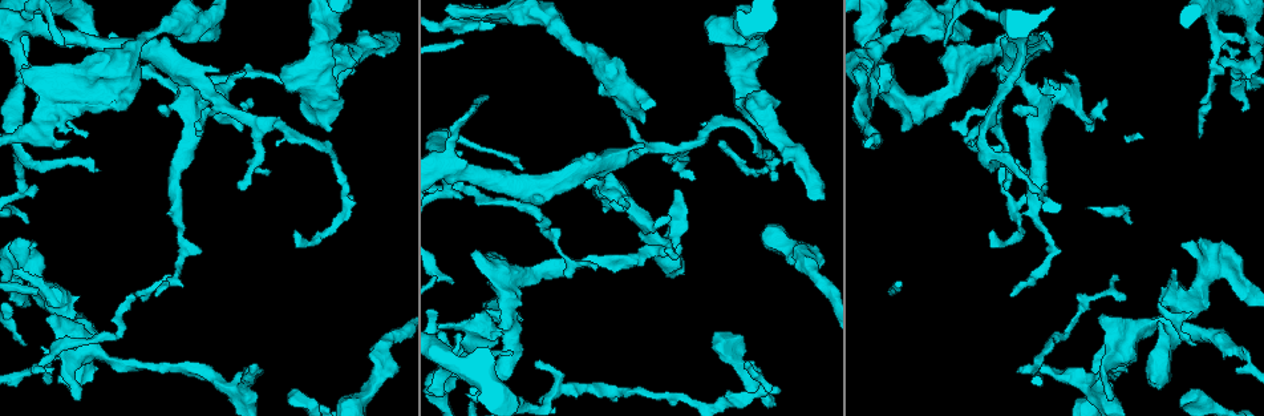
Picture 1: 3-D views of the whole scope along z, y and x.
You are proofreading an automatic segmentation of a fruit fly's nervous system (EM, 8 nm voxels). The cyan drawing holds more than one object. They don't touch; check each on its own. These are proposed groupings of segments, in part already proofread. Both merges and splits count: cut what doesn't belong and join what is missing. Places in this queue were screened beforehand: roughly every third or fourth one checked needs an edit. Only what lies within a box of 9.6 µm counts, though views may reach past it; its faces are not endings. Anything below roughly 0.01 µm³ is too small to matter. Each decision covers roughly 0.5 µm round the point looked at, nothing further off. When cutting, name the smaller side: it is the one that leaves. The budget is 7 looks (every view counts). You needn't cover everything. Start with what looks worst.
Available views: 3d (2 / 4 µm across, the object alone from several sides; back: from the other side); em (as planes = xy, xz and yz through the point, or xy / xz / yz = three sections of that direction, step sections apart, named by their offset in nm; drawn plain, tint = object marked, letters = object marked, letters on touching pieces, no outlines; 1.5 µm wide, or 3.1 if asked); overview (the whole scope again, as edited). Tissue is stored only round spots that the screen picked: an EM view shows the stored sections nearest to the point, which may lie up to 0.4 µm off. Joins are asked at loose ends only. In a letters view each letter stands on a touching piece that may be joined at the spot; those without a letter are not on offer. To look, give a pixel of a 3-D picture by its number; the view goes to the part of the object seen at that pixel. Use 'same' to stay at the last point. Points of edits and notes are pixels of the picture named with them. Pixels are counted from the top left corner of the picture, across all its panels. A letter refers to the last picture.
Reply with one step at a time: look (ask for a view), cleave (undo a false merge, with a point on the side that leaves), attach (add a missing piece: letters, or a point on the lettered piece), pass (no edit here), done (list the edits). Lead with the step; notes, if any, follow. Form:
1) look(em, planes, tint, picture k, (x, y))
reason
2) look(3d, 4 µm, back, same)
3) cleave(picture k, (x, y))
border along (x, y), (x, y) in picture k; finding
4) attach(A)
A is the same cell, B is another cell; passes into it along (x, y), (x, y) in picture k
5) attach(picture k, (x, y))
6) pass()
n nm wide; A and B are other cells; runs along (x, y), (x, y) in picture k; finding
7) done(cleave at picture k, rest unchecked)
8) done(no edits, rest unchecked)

look(3d, 2 µm, picture 1, (596, 269))
thin end

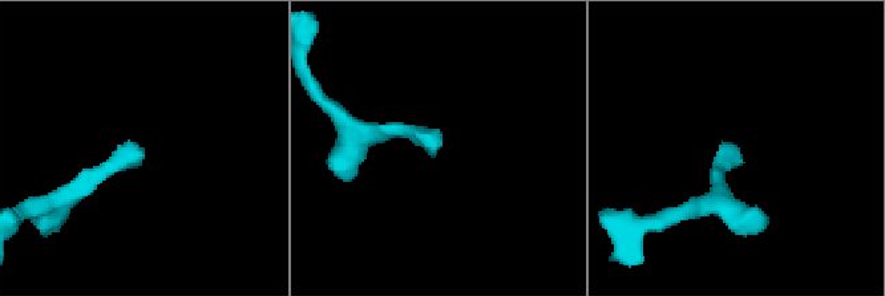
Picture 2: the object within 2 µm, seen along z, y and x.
look(em, xy, step 8, letters, picture 2, (737, 164))

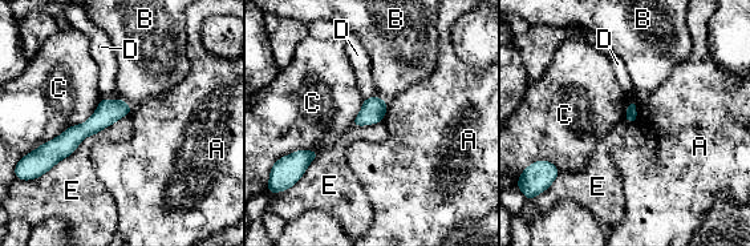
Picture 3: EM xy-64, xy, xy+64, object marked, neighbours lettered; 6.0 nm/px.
pass()
A, B, C, D and E are other cells; runs along (126, 109), (45, 148) in picture 3; no lettered piece goes on from it

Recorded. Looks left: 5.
look(em, planes, letters, picture 1, (744, 366))
tapers out

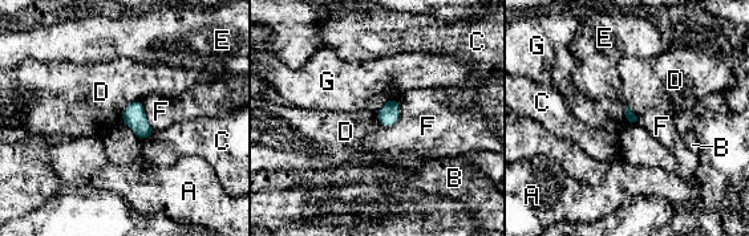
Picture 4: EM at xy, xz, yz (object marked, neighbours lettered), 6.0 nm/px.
pass()
A, B, C, D, E, F and G are other cells; border along (141, 100), (130, 102), (121, 119) in picture 4; none of them fits

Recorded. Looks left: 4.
look(em, yz, step 8, tint, picture 1, (1208, 60))
an open end

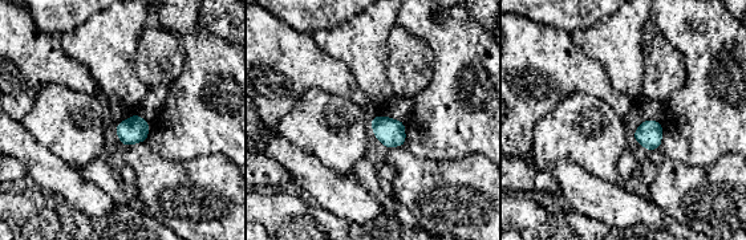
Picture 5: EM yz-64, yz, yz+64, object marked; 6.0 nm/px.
look(em, planes, letters, same)

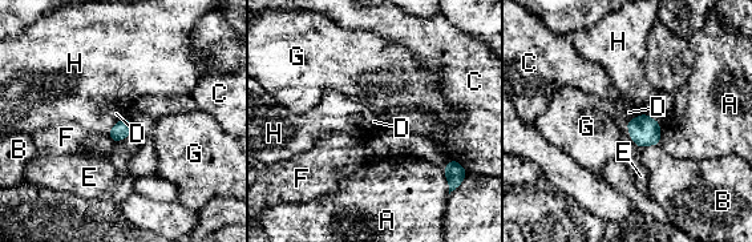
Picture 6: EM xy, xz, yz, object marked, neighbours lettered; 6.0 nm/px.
pass()
100 nm wide; A, B, C, D, E, F, G and H are other cells; border along (645, 112), (625, 122) in picture 6; no lettered piece goes on from it

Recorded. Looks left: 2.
done(no edits, rest unchecked)

